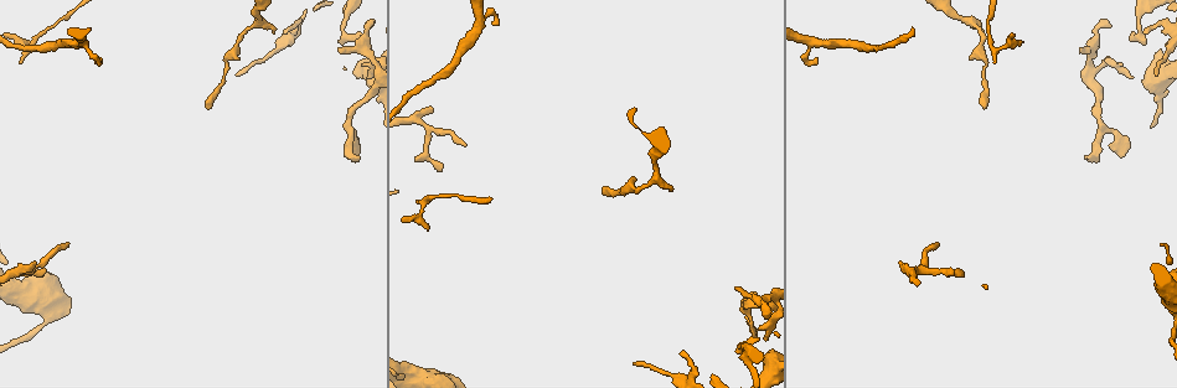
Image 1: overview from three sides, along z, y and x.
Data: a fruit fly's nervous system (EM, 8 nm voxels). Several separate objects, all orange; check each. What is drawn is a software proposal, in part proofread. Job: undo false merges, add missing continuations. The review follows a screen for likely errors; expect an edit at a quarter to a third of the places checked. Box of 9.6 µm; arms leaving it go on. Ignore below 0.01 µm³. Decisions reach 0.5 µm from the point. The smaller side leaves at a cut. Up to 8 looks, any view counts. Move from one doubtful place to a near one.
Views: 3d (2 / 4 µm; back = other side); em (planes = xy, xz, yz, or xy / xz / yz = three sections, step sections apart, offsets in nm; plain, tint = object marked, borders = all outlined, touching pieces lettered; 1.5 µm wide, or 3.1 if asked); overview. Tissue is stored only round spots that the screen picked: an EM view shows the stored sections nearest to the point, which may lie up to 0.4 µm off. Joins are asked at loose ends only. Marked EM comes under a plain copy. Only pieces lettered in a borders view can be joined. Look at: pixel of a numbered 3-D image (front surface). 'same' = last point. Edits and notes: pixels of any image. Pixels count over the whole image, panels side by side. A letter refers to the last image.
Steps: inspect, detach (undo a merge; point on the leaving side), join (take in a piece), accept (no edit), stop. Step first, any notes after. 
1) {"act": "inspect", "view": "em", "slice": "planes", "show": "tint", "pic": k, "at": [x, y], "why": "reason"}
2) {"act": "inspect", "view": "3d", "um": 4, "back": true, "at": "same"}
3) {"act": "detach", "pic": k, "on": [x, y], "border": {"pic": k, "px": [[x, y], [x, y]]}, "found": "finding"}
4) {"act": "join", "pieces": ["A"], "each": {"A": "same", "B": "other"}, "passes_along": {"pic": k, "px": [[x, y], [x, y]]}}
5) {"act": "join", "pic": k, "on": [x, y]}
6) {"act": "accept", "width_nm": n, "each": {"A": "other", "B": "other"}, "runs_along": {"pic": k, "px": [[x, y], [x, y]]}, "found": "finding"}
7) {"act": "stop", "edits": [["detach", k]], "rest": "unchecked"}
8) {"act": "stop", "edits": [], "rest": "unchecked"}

{"act": "inspect", "view": "3d", "um": 4, "pic": 1, "at": [206, 107], "why": "thin end"}

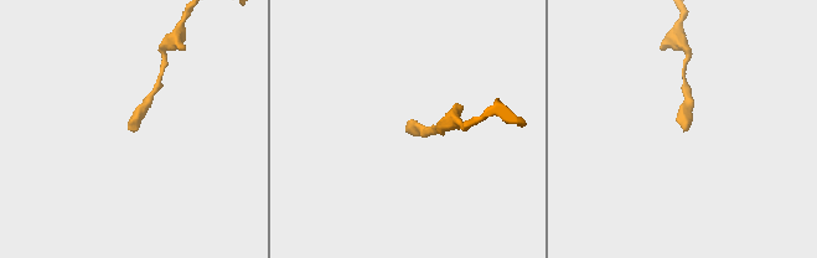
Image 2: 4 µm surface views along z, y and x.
{"act": "inspect", "view": "em", "slice": "planes", "show": "borders", "pic": 2, "at": [409, 123], "why": "shape alone is not enough"}

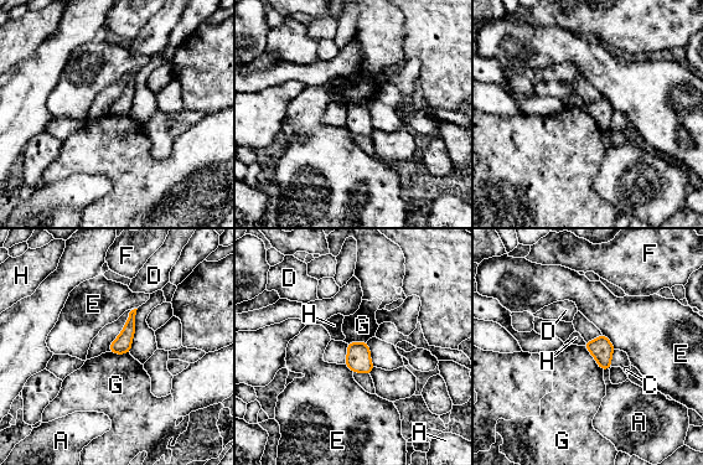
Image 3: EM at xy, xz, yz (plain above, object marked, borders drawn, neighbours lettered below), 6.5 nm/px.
{"act": "accept", "longest_contact_nm": ["G", 220], "each": {"A": "other", "C": "other", "D": "other", "E": "other", "F": "other", "G": "other", "H": "other"}, "border": {"pic": 3, "px": [[584, 345], [603, 371]]}, "found": "none of them fits"}

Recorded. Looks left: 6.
{"act": "inspect", "view": "em", "slice": "planes", "show": "tint", "pic": 1, "at": [340, 47], "why": "thin end"}

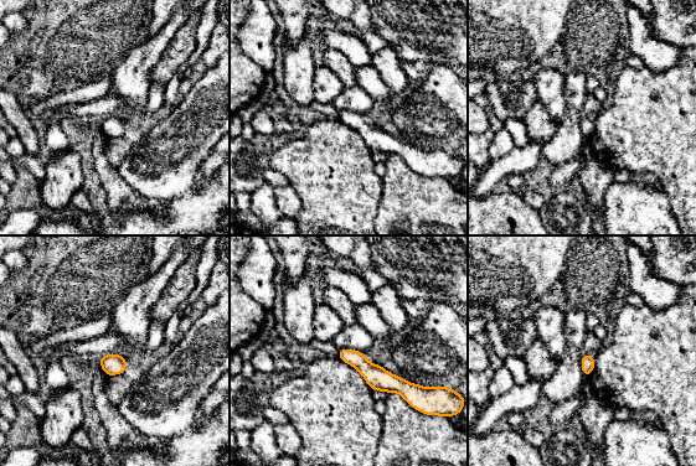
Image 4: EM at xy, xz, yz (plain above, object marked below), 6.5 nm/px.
{"act": "inspect", "view": "em", "slice": "planes", "show": "borders", "at": "same", "why": "what lies round it"}

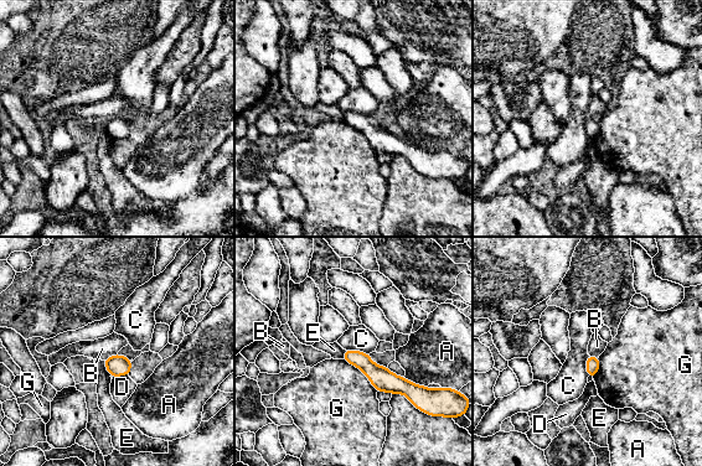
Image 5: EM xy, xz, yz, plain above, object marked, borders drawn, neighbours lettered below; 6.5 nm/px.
{"act": "accept", "longest_contact_nm": ["G", 300], "each": {"A": "other", "B": "other", "C": "other", "D": "other", "E": "other", "G": "other"}, "border": {"pic": 5, "px": [[117, 353], [104, 361]]}, "found": "none of them fits"}

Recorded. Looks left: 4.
{"act": "inspect", "view": "em", "slice": "xy", "step": 4, "show": "borders", "pic": 1, "at": [1085, 159], "why": "branch stops here"}

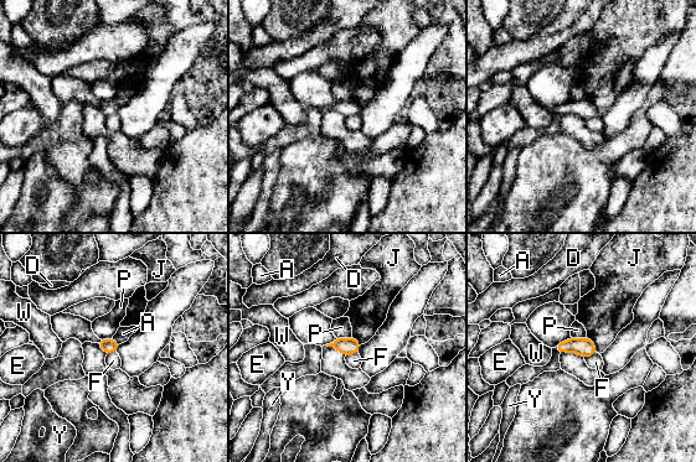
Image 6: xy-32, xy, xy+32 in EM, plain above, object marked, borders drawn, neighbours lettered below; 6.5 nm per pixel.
{"act": "accept", "each": {"A": "other", "D": "other", "E": "other", "F": "other", "J": "other", "P": "other", "W": "other", "Y": "other"}, "border": {"pic": 6, "px": [[357, 352], [345, 357]]}, "found": "none of them fits"}

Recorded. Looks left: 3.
{"act": "stop", "edits": [], "rest": "unchecked"}

